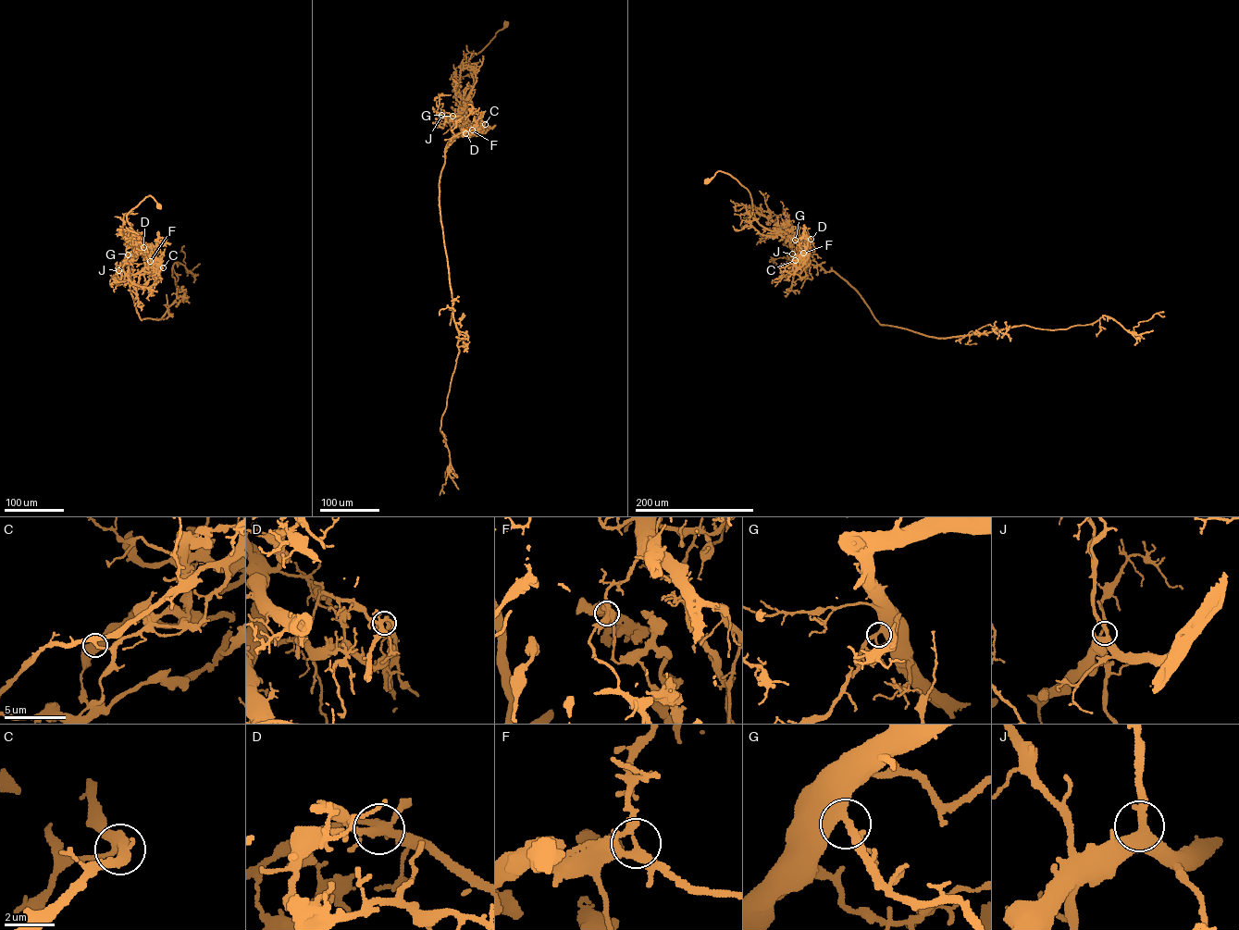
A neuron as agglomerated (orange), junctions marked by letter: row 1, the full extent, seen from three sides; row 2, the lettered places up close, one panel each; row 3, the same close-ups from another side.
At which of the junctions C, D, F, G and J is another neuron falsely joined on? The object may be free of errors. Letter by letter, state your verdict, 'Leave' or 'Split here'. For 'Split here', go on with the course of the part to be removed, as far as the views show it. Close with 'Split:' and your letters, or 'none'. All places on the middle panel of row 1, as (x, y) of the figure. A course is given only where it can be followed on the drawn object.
C: Leave
D: Leave
F: Split here. Course of the part to remove: (472, 130), (478, 132), (466, 133), (458, 126), (461, 125)
G: Leave
J: Leave
Split: F

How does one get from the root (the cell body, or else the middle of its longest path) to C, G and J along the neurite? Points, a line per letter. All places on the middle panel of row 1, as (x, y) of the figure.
C: (506, 23), (482, 50), (464, 64), (473, 84), (457, 122), (477, 132), (485, 124)
G: (506, 23), (482, 50), (465, 63), (473, 84), (463, 110), (452, 116)
J: (506, 23), (482, 50), (465, 63), (474, 80), (463, 110), (446, 122), (441, 115)

